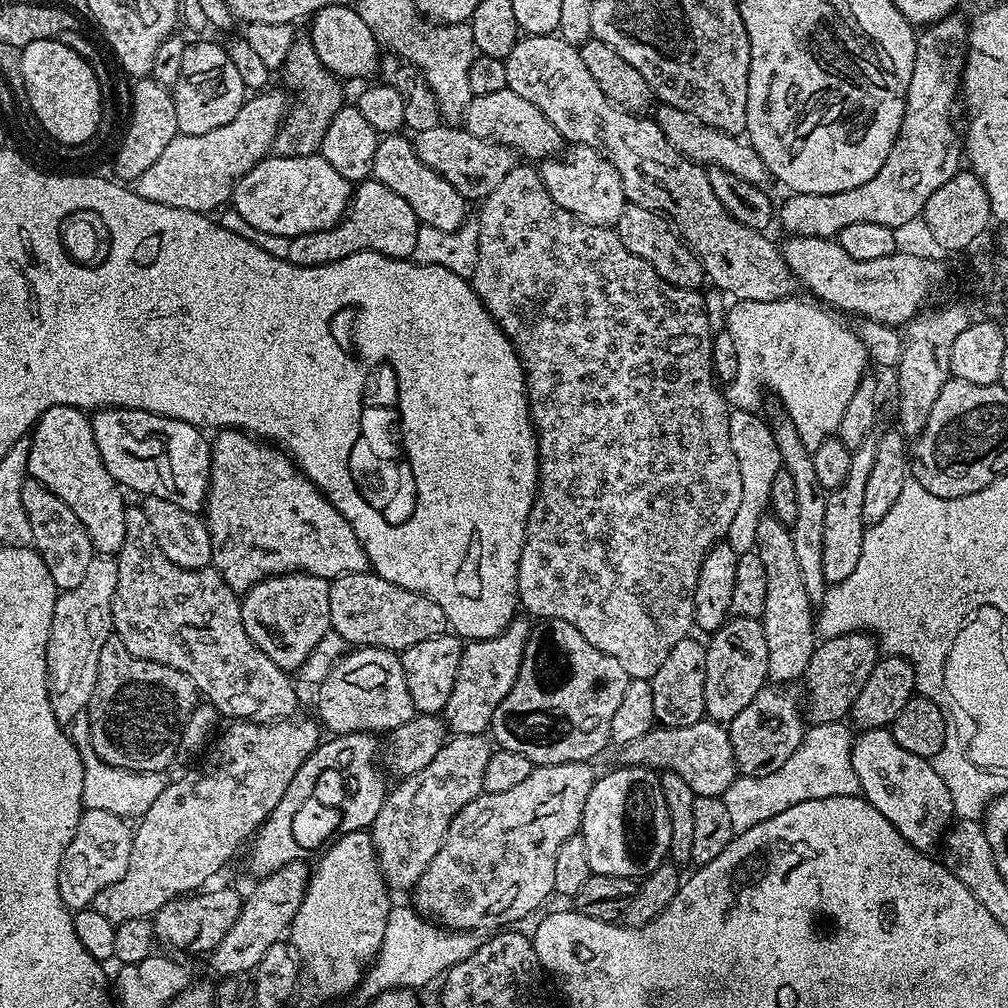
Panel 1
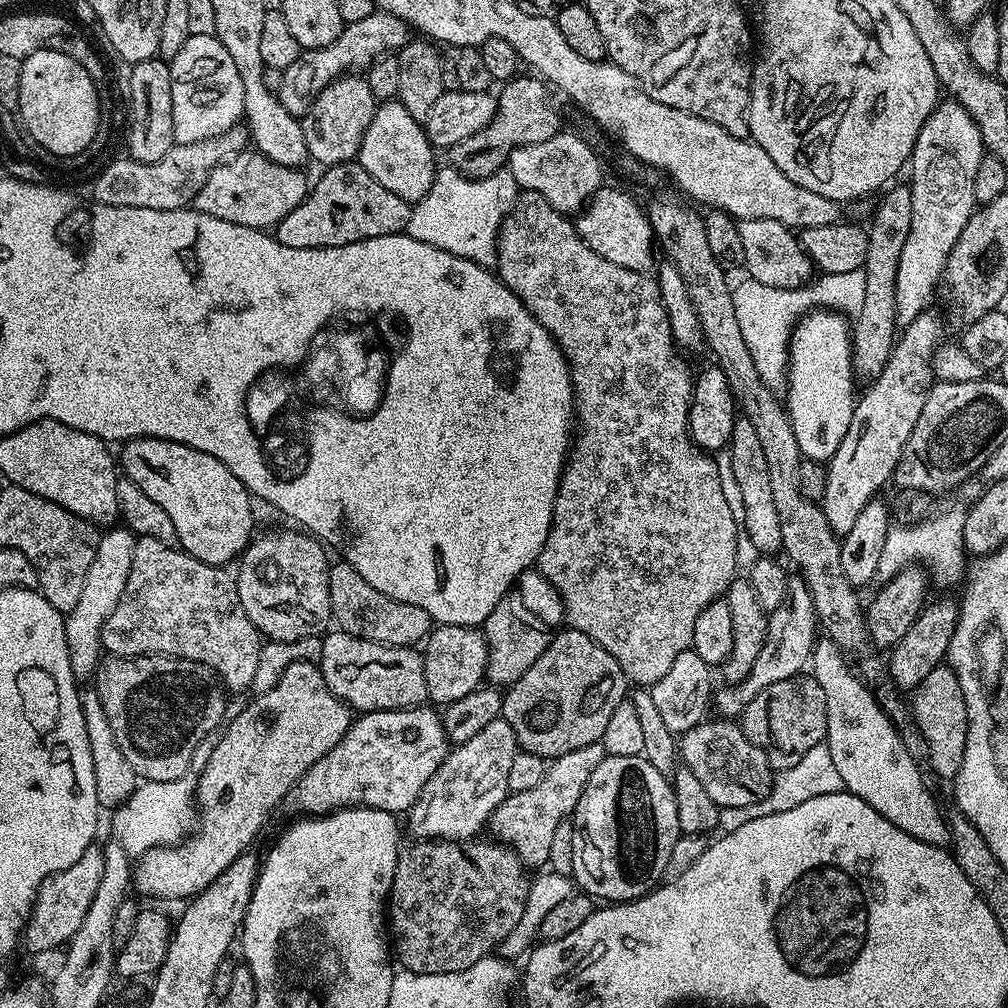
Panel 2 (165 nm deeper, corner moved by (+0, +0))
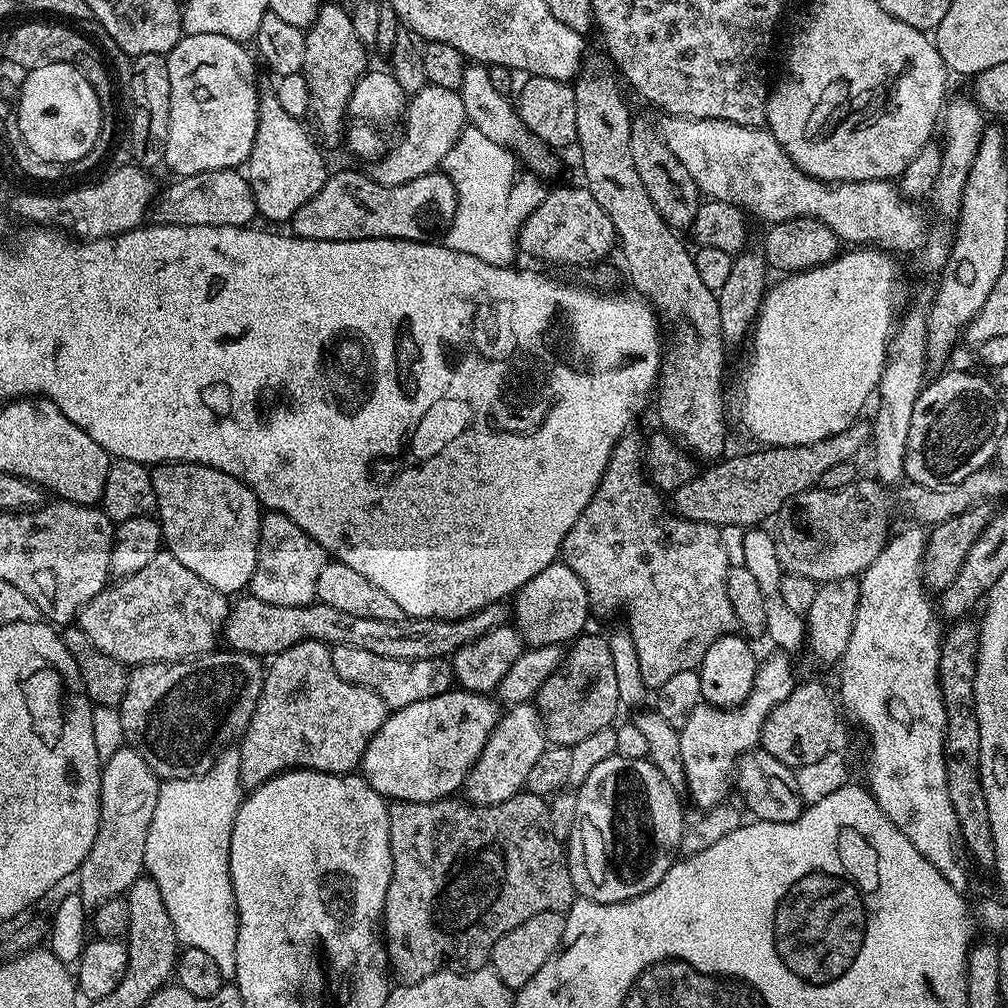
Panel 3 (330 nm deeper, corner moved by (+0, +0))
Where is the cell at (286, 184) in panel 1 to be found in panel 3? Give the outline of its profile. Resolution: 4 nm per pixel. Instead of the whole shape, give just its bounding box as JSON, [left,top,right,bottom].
[150,168,257,228]

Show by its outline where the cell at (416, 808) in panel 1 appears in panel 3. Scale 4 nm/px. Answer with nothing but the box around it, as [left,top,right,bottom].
[463,703,545,804]

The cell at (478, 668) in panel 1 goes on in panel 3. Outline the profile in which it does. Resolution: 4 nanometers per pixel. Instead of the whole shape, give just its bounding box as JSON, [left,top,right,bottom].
[510,562,590,648]

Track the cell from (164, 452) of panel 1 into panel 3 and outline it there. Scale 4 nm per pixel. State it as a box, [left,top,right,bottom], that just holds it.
[151,462,262,594]

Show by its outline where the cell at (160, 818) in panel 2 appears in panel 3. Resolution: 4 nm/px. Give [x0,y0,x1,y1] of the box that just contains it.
[143,744,243,982]

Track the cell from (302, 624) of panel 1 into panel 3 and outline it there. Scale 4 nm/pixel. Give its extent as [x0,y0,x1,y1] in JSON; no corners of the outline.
[250,511,330,606]

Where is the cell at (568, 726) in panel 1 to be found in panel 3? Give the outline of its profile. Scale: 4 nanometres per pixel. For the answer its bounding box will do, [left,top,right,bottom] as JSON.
[534,635,621,746]

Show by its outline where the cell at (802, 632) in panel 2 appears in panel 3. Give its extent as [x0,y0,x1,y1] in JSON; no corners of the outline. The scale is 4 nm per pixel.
[680,654,798,810]

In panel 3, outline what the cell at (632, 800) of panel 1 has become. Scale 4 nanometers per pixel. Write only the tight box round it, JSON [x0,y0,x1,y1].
[566,755,686,904]

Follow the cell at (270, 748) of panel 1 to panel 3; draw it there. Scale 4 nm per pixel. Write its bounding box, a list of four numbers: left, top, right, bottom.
[238,640,389,790]

